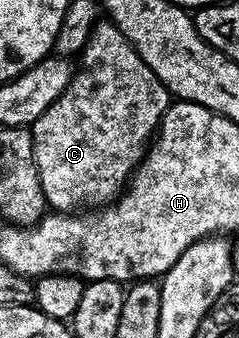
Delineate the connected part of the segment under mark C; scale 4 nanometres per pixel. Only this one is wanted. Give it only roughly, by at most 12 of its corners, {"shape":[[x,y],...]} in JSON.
{"shape":[[111,19],[30,126],[49,209],[119,197],[170,93]]}

